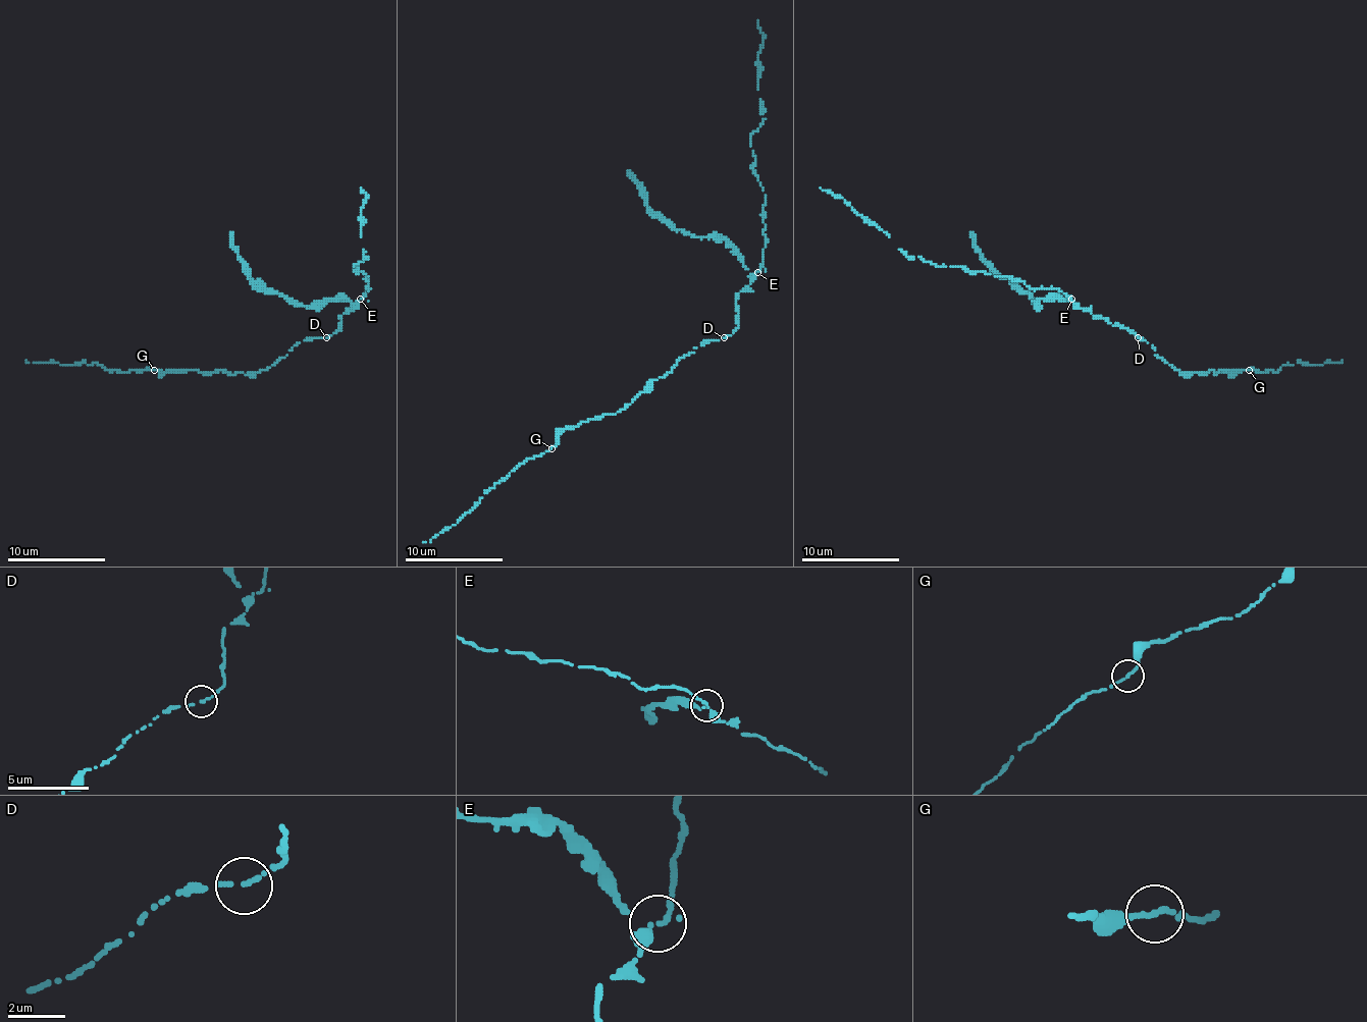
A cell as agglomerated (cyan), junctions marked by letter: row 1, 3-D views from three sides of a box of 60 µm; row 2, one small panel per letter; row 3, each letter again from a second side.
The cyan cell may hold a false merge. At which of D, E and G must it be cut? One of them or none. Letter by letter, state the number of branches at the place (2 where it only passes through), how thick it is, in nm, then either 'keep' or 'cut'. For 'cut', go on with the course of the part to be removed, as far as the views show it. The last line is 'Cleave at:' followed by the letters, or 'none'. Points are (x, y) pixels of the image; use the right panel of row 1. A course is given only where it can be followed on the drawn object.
D: branches 2; calibre 140 nm; keep
E: branches 2; calibre 140 nm; cut; course (1071, 299), (1037, 301), (1037, 306), (983, 257), (970, 232)
G: branches 2; calibre 180 nm; keep
Cleave at: E

